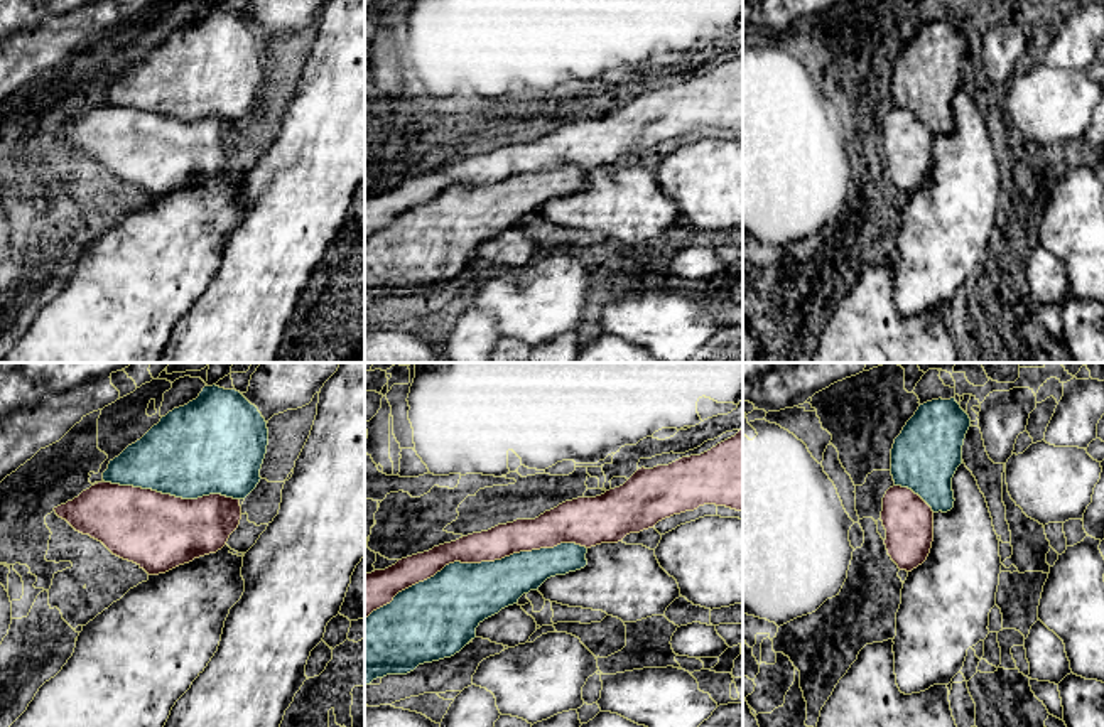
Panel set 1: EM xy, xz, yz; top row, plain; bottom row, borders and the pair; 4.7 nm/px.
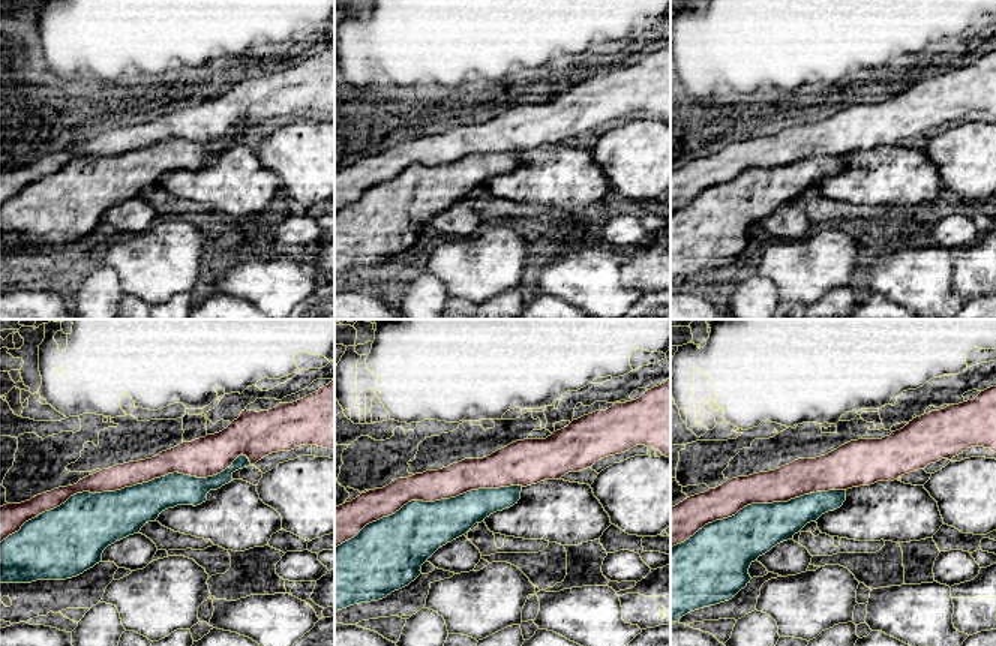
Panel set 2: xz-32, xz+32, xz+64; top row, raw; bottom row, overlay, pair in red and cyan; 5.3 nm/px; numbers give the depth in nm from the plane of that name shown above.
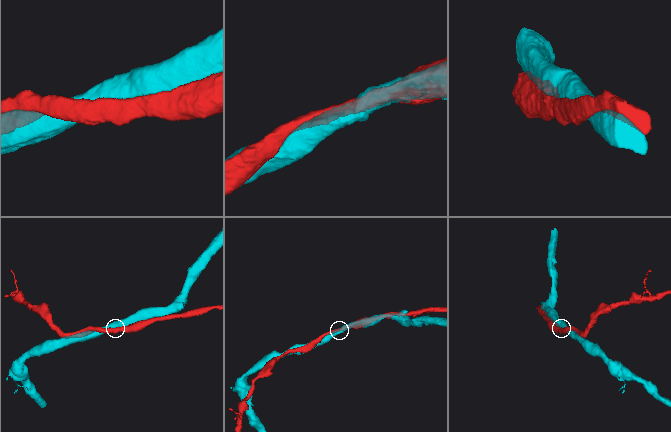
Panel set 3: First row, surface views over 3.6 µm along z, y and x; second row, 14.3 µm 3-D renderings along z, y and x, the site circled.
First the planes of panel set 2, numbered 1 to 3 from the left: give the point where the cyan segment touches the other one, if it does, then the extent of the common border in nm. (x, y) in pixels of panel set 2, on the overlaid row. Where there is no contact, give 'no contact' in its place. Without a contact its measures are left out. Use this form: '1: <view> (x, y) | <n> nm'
1: xz-32 (125, 486) | 1400 nm
2: xz+32 (428, 501) | 1050 nm
3: xz+64 (758, 502) | 1000 nm

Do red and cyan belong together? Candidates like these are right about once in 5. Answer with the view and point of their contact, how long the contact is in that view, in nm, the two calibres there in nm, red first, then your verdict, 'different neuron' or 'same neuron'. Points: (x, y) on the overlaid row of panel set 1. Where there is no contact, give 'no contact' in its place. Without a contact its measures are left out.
meets red in xz at (475, 562); contact 1100 nm long; 160 nm thick on the red side, 320 nm on the other; different neuron

